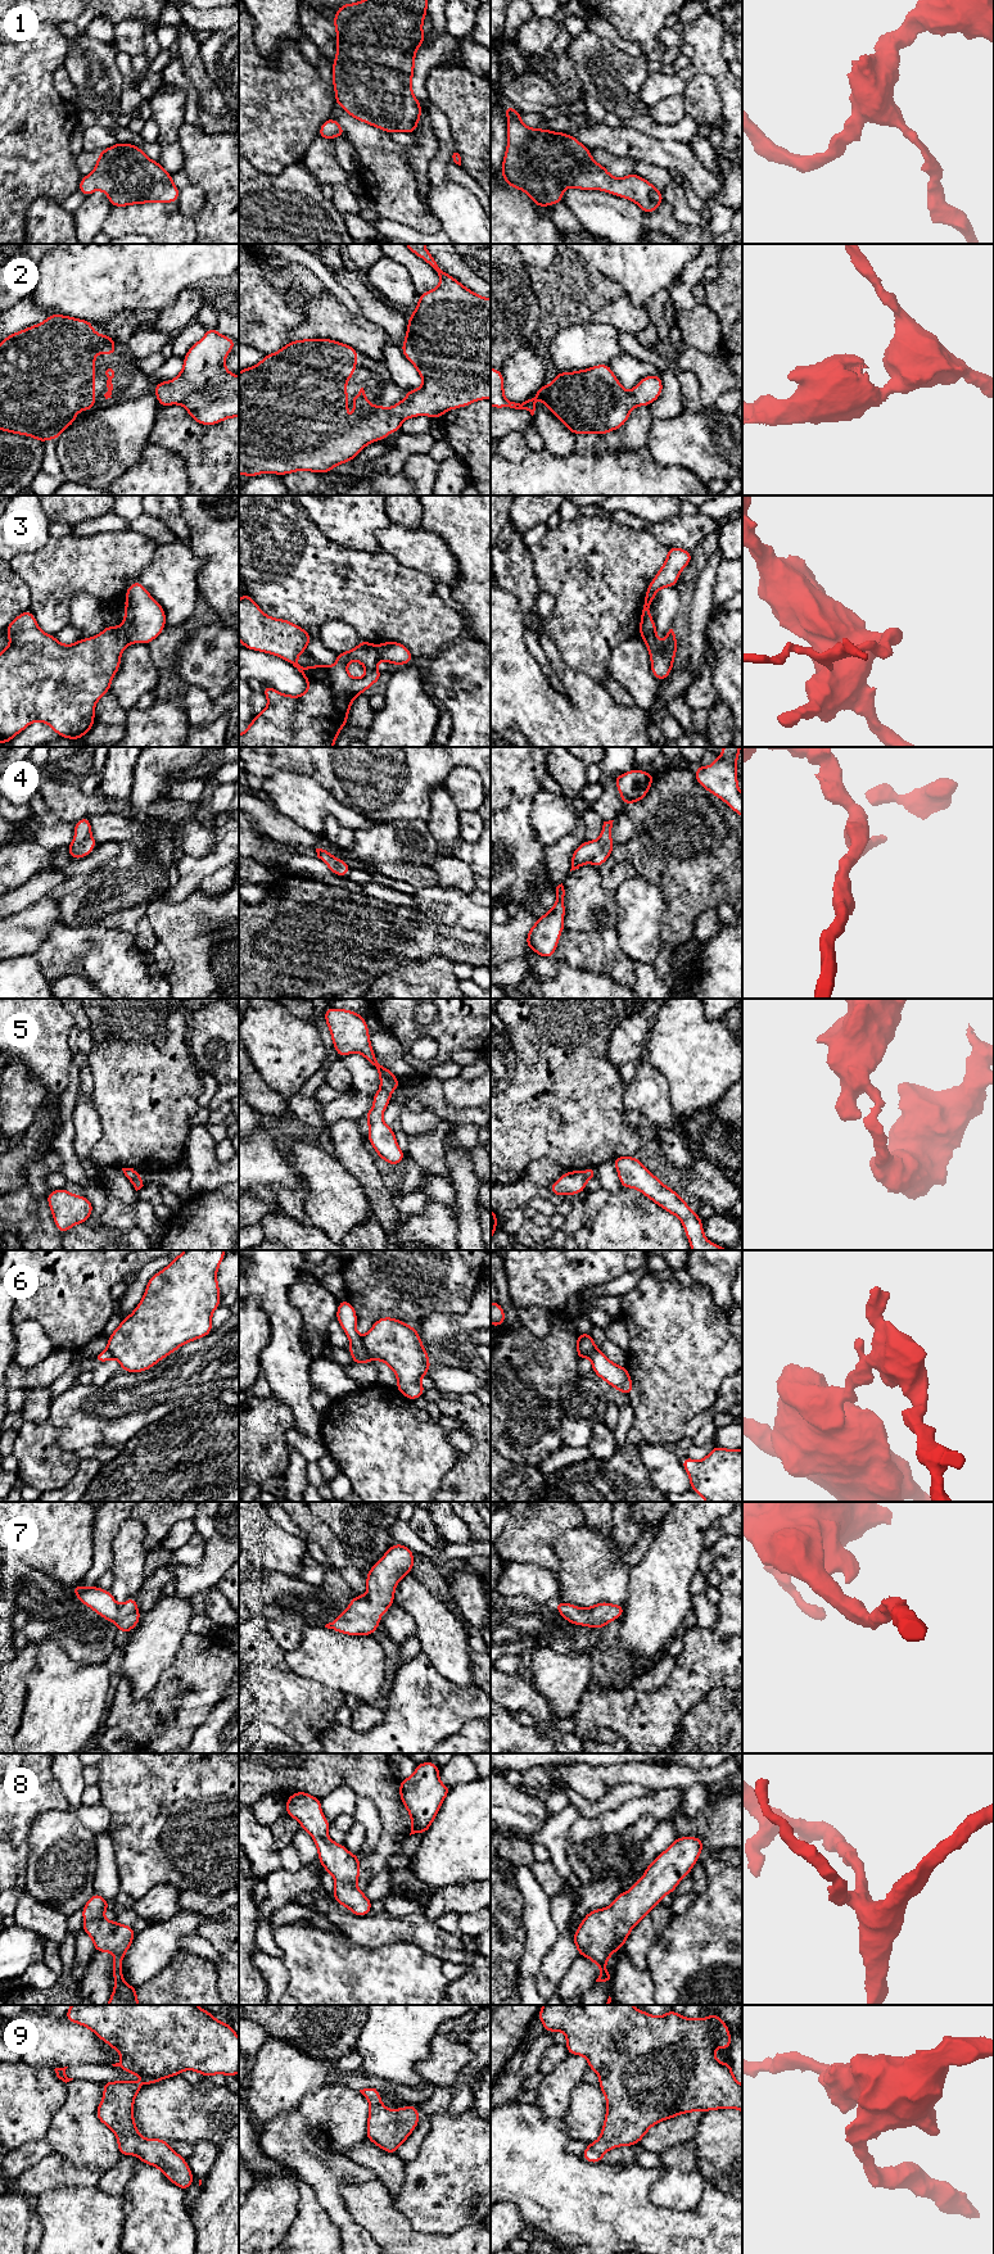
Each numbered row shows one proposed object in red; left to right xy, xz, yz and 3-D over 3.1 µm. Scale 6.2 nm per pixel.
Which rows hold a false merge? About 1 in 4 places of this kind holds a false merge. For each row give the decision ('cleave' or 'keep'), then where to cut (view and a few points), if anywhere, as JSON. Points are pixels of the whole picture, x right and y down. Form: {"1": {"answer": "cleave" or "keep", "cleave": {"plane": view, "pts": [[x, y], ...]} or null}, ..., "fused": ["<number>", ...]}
{"1": {"answer": "keep", "cleave": null}, "2": {"answer": "keep", "cleave": null}, "3": {"answer": "cleave", "cleave": {"plane": "xy", "pts": [[121, 627], [130, 642]]}}, "4": {"answer": "keep", "cleave": null}, "5": {"answer": "cleave", "cleave": {"plane": "xz", "pts": [[380, 1086], [389, 1094]]}}, "6": {"answer": "cleave", "cleave": {"plane": "xz", "pts": [[361, 1336], [364, 1350], [371, 1358]]}}, "7": {"answer": "keep", "cleave": null}, "8": {"answer": "keep", "cleave": null}, "9": {"answer": "keep", "cleave": null}, "fused": ["3", "5", "6"]}

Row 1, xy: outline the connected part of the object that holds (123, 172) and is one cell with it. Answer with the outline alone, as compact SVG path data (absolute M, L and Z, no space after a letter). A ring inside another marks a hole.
M117 142L99 153L91 175L81 177L78 190L91 195L101 190L112 207L144 203L173 203L180 190L158 160L149 159L134 144Z

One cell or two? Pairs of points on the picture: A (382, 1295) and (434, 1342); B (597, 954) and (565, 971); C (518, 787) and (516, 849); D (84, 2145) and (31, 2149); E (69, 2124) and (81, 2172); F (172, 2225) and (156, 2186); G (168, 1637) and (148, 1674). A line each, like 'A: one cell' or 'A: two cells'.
A: two cells
B: two cells
C: one cell
D: two cells
E: two cells
F: one cell
G: one cell

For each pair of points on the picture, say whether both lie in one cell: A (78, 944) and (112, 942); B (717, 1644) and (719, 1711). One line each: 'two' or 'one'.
A: one
B: two

